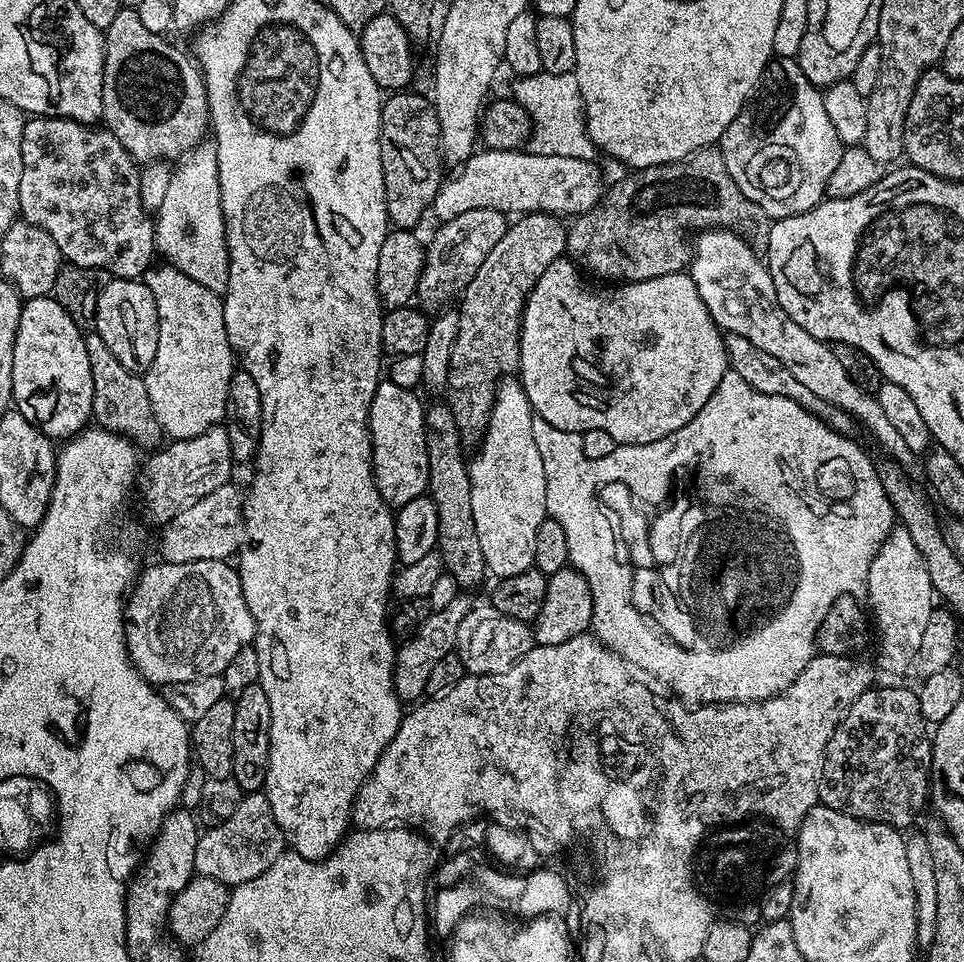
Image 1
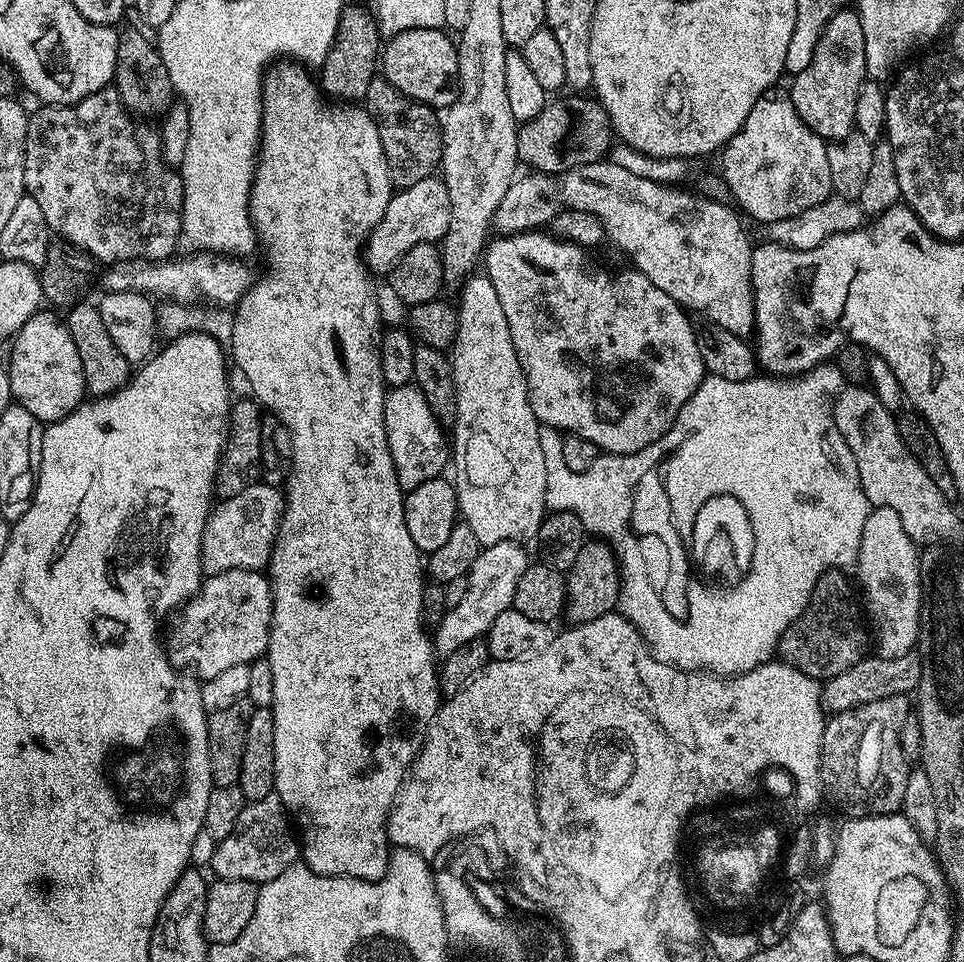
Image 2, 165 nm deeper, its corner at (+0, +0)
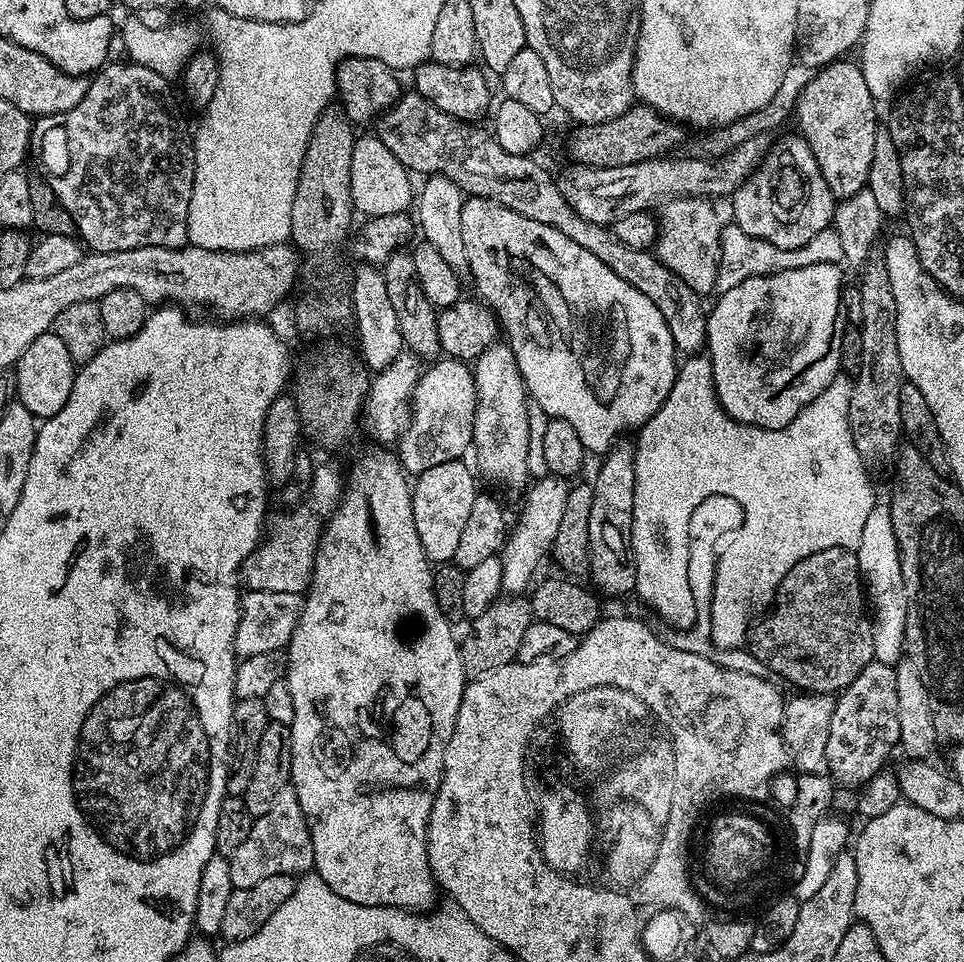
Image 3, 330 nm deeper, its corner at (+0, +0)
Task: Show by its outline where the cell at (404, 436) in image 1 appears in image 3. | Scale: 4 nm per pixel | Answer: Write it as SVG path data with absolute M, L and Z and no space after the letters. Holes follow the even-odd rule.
M441 358L429 363L421 371L420 380L412 391L412 414L408 425L404 427L398 441L398 459L400 467L408 474L419 474L431 470L433 466L442 466L442 462L454 462L469 455L472 448L472 430L474 428L474 410L476 409L476 383L472 369L465 361Z

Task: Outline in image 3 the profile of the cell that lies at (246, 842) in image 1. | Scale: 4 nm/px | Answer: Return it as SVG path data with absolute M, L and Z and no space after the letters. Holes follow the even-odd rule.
M291 786L283 788L278 798L274 798L266 814L255 817L250 826L250 834L232 856L227 857L230 866L231 881L234 888L255 886L262 878L274 878L278 874L296 876L313 871L314 846L298 794Z

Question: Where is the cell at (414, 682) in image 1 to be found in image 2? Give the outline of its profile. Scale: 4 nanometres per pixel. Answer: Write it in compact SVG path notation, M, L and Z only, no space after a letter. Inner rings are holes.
M511 540L498 542L489 548L481 547L474 566L467 574L466 594L462 602L449 608L442 622L434 629L434 647L437 657L443 658L454 654L458 646L487 637L490 626L498 614L507 612L514 602L514 590L518 590L518 578L528 569L530 557L524 553L523 543Z

